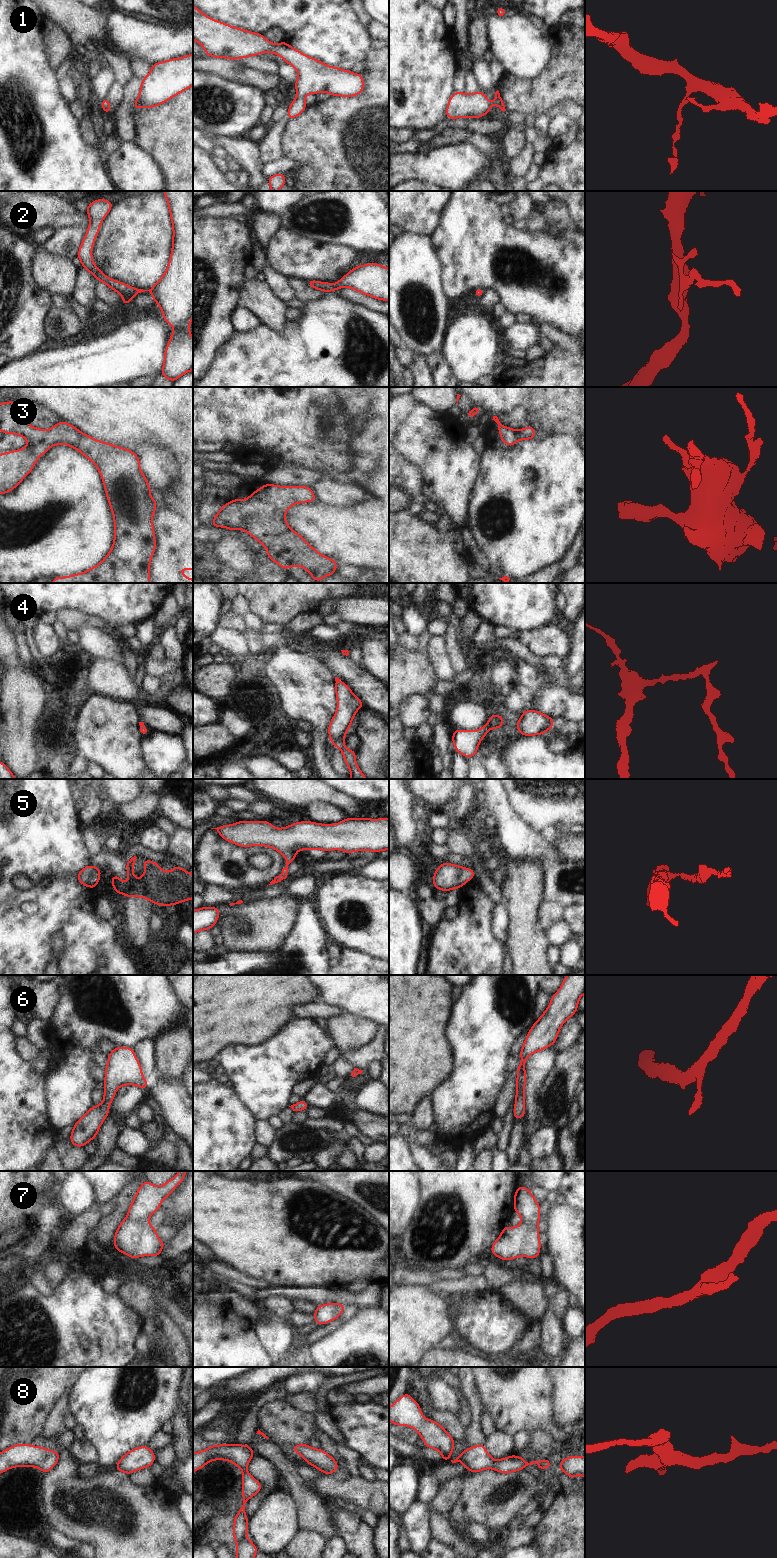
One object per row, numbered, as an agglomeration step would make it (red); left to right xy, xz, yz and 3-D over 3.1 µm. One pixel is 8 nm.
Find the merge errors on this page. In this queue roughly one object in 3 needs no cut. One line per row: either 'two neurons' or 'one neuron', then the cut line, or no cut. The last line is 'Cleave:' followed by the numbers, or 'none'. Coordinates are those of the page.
1: one neuron | no cut
2: one neuron | no cut
3: one neuron | no cut
4: one neuron | no cut
5: one neuron | no cut
6: one neuron | no cut
7: one neuron | no cut
8: one neuron | no cut
Cleave: none

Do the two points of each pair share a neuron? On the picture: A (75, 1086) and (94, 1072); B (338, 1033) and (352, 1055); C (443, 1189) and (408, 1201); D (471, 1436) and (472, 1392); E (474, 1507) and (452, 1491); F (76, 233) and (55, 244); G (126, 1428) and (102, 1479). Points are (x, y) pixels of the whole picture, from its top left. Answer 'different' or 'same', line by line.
A: different
B: different
C: different
D: same
E: different
F: same
G: different

